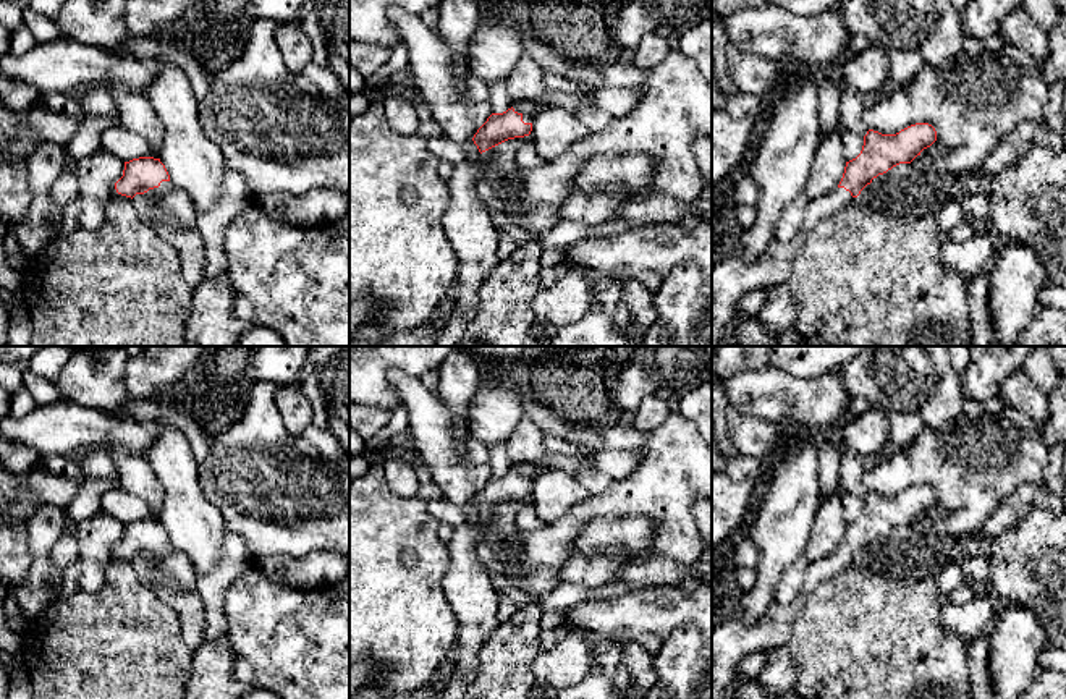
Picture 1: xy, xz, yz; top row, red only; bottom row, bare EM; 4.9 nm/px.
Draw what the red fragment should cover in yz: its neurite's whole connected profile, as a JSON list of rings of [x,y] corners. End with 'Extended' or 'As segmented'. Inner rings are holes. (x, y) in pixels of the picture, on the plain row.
[[[916,485],[896,497],[869,492],[861,516],[846,524],[843,540],[835,553],[806,566],[799,597],[781,605],[773,602],[764,616],[746,625],[742,615],[712,629],[712,699],[728,699],[739,663],[752,652],[785,647],[793,623],[815,586],[849,566],[878,537],[899,526],[911,526],[937,503],[929,485]]]. Extended

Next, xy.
[[[154,519],[125,524],[123,539],[115,545],[116,555],[131,561],[141,557],[165,557],[171,550],[165,527]]]. Extended

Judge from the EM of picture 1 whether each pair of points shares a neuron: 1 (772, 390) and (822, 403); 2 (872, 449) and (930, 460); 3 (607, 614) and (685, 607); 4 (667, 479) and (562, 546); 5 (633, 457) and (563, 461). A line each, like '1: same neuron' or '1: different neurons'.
1: same neuron
2: different neurons
3: same neuron
4: same neuron
5: same neuron

